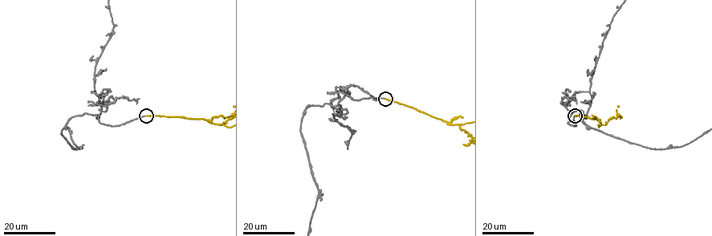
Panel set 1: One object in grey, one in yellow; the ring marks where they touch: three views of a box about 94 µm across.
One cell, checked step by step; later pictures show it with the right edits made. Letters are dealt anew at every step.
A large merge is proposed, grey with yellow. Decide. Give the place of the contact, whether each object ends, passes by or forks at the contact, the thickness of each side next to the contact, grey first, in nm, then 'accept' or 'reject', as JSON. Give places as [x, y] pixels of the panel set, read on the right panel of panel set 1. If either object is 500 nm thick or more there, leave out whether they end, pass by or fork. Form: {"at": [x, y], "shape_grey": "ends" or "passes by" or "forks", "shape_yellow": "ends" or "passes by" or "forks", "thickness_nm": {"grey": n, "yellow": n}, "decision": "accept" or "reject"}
{"at": [575, 115], "shape_grey": "ends", "shape_yellow": "ends", "thickness_nm": {"grey": 180, "yellow": 200}, "decision": "accept"}

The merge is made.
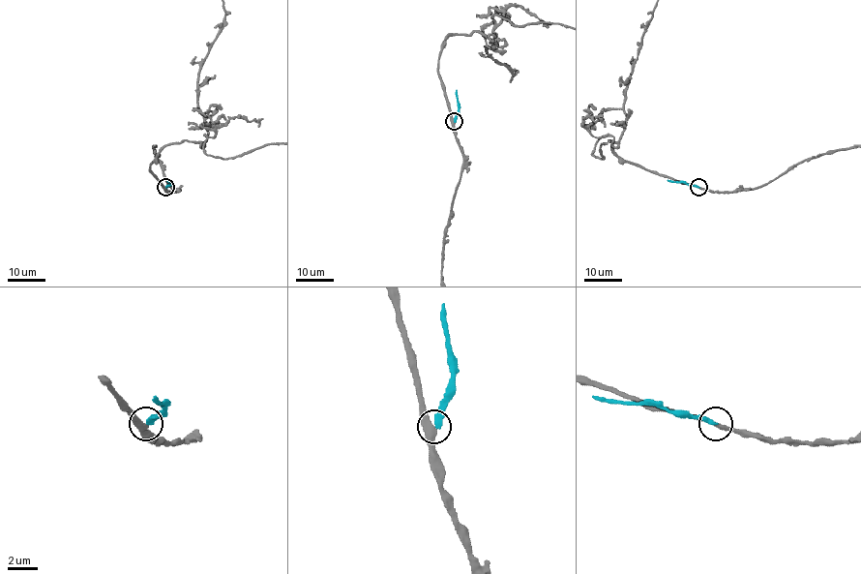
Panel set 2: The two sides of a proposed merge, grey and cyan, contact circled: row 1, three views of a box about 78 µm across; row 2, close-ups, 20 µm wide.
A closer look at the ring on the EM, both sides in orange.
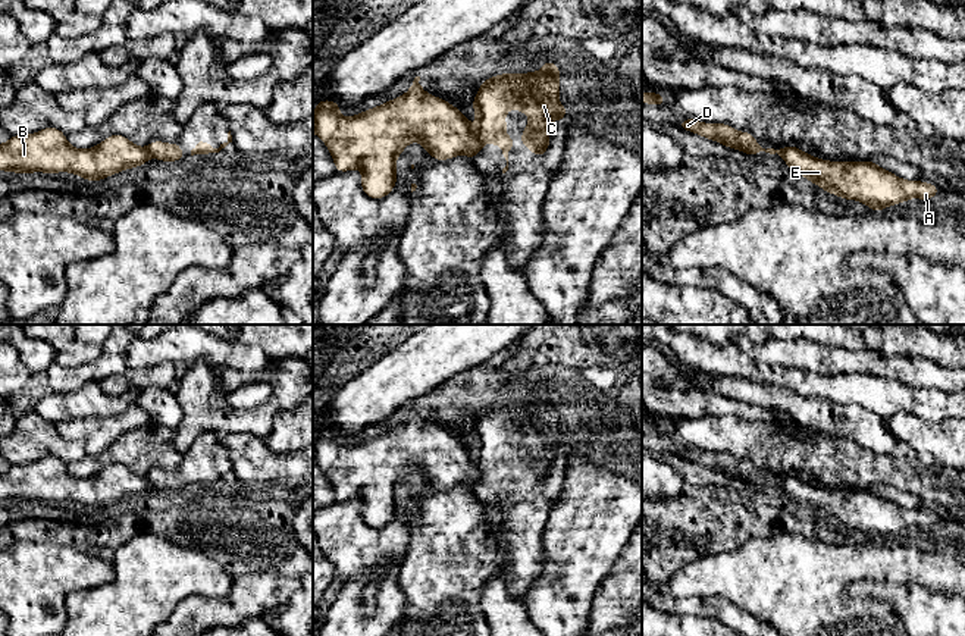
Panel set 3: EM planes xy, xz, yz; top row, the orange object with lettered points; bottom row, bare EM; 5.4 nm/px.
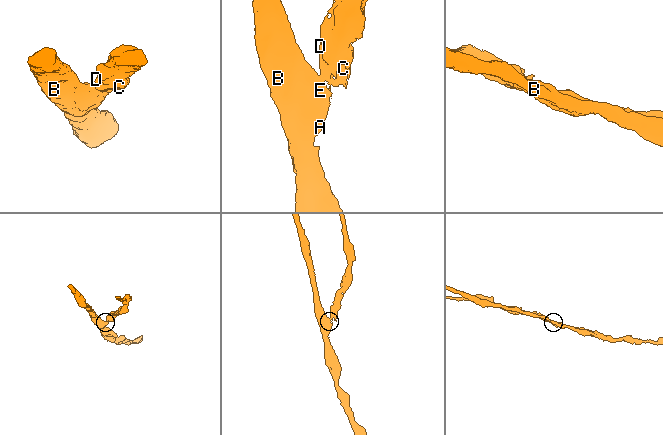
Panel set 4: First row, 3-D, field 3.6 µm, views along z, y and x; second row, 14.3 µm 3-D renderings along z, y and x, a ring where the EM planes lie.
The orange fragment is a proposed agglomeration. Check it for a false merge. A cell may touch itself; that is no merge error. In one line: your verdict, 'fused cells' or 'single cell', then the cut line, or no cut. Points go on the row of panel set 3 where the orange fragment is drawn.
fused cells; cut xz (475, 131), (482, 144)

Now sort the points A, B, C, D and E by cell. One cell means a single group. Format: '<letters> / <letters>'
A B E / C D

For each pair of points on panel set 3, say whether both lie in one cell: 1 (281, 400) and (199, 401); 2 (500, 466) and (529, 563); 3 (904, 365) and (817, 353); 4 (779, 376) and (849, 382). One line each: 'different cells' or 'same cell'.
1: same cell
2: same cell
3: same cell
4: same cell

